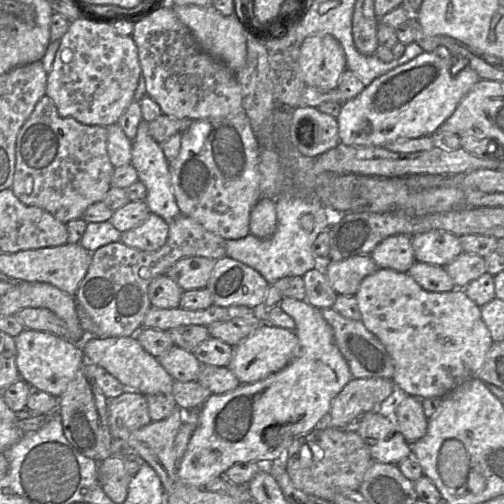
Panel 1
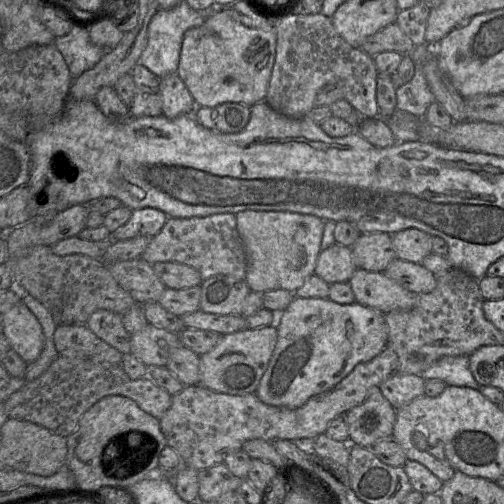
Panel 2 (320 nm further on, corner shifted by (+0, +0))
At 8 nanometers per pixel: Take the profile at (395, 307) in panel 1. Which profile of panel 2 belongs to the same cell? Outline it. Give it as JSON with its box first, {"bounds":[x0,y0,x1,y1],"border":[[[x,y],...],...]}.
{"bounds":[349,268,416,311],"border":[[[358,268],[349,280],[356,302],[381,311],[410,310],[416,294],[389,278],[384,272],[371,272]]]}

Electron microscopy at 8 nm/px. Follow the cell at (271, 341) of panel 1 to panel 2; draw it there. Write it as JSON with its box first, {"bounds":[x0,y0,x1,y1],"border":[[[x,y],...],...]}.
{"bounds":[199,325,278,395],"border":[[[274,325],[245,328],[223,335],[219,343],[200,356],[199,384],[218,393],[244,395],[255,393],[272,357],[278,340]]]}

